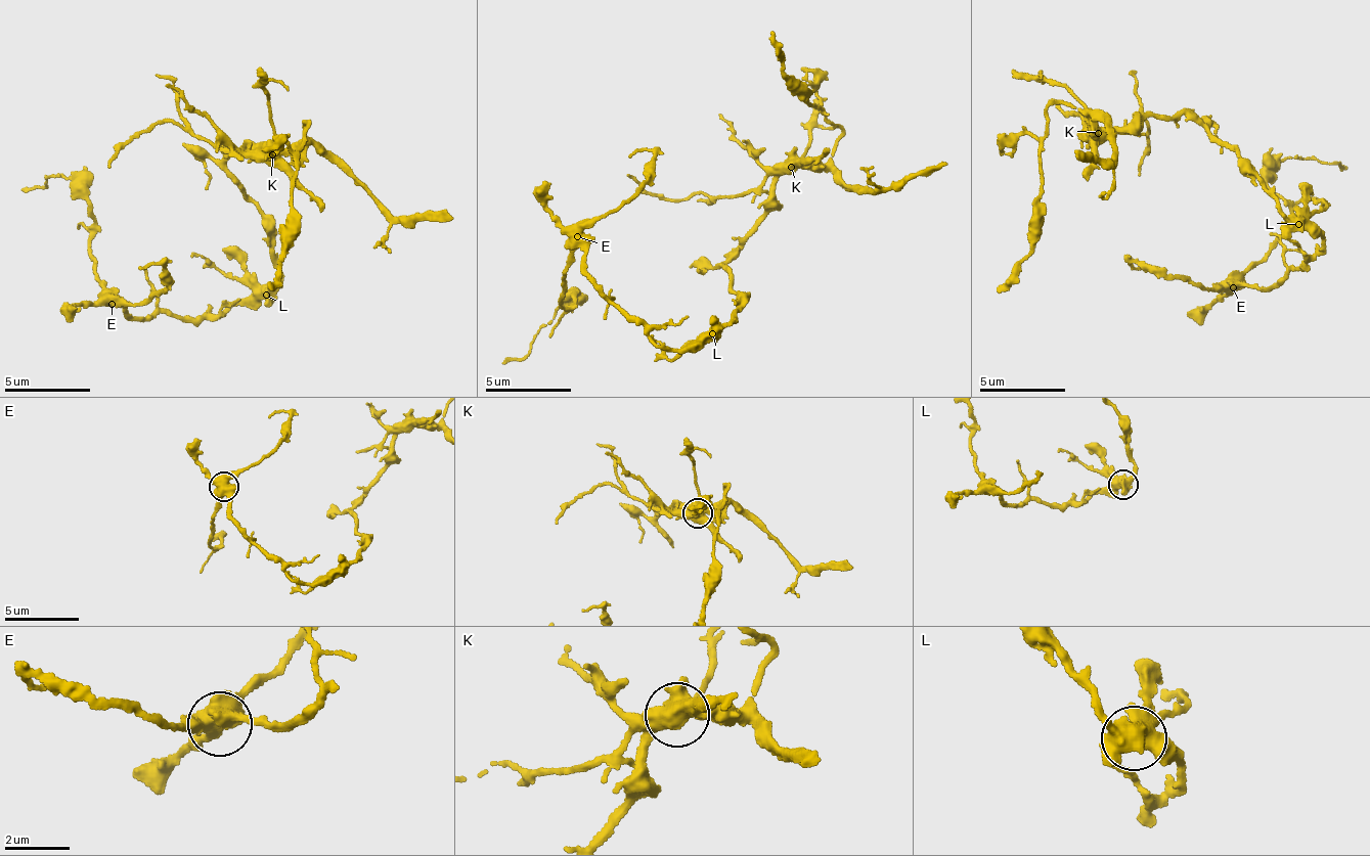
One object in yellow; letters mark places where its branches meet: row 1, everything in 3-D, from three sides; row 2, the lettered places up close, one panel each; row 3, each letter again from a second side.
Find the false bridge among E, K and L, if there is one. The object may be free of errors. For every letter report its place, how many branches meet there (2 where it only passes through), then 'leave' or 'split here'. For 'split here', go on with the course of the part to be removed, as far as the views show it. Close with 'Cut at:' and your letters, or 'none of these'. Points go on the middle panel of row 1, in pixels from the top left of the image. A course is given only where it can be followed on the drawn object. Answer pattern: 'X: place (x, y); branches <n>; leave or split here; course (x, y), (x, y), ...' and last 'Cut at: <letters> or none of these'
E: place (577, 236); branches 4; leave
K: place (791, 167); branches 3; split here; course (790, 166), (774, 167), (759, 187), (736, 193), (662, 199), (627, 176)
L: place (712, 333); branches 3; leave
Cut at: K

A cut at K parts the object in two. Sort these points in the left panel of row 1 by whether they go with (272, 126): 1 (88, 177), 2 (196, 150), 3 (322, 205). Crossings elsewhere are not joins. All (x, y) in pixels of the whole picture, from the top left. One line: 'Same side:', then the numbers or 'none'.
Same side: 3

